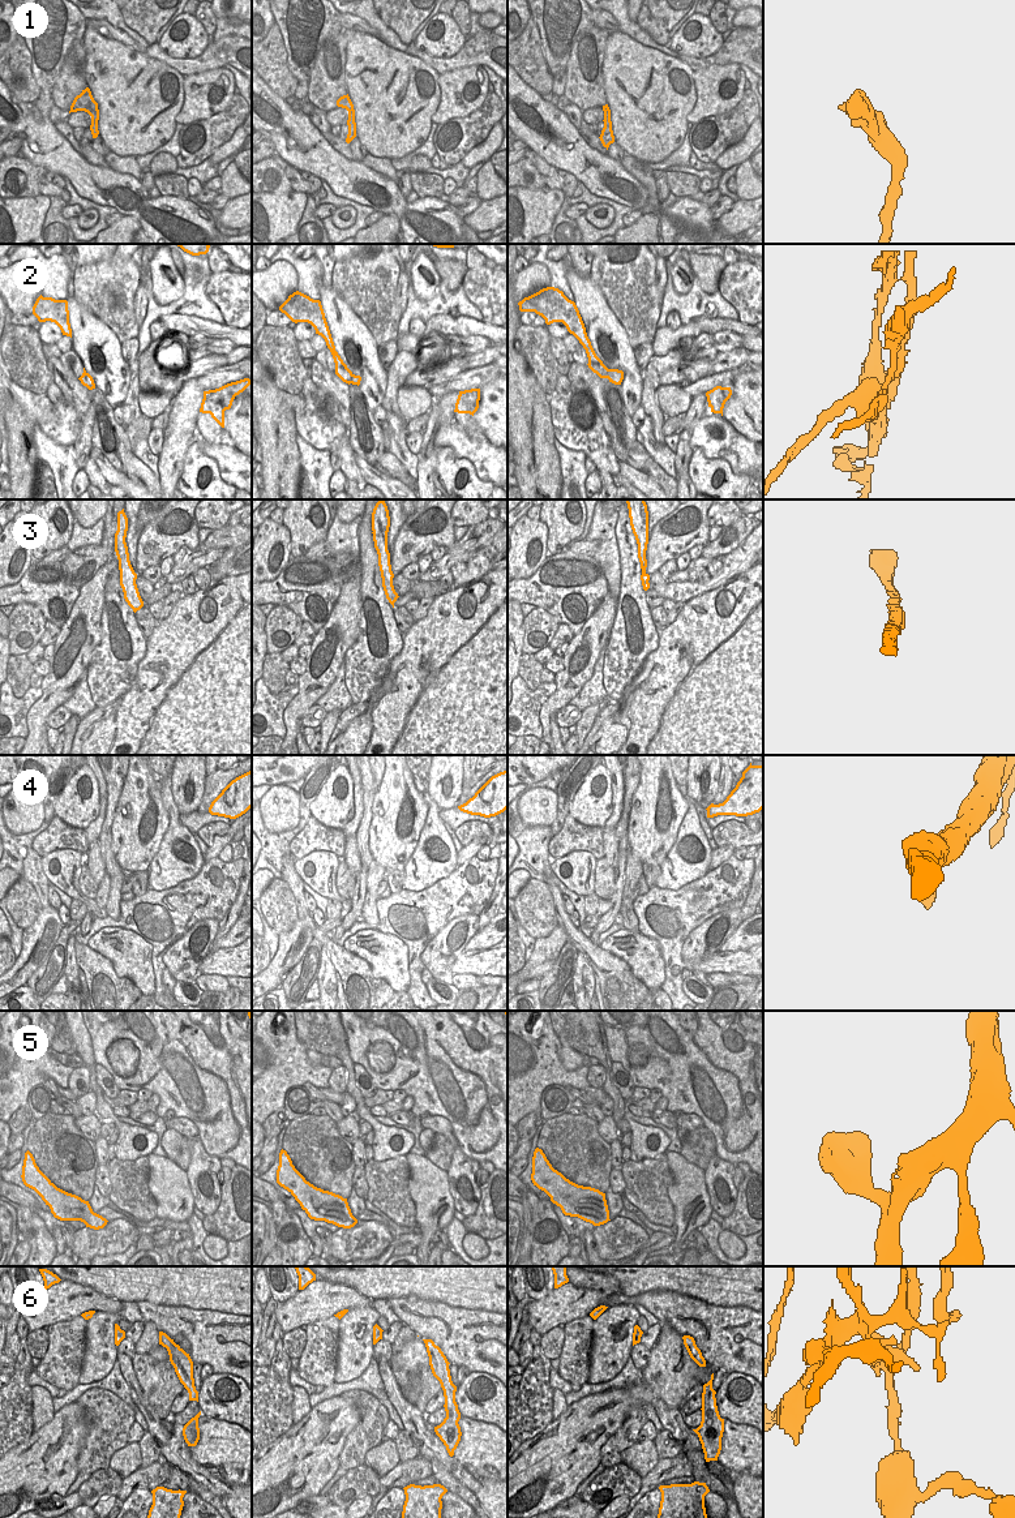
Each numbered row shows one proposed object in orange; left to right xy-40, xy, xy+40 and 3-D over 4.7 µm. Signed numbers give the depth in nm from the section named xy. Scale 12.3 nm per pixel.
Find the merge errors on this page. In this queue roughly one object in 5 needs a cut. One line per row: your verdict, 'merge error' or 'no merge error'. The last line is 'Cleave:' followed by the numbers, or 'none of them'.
1: no merge error
2: merge error
3: no merge error
4: no merge error
5: no merge error
6: merge error
Cleave: 2, 6

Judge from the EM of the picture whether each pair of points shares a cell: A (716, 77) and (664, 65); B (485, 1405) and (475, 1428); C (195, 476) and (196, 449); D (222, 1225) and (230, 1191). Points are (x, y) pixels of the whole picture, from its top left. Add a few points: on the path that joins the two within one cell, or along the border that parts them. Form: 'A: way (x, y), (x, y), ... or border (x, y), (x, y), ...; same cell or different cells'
A: border (692, 72), (696, 102); different cells
B: border (461, 1415), (493, 1424); different cells
C: way (195, 470), (195, 455); same cell
D: way (230, 1217), (230, 1199); same cell

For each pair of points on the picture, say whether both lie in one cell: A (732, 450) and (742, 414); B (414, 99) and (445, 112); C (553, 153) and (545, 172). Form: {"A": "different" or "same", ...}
{"A": "different", "B": "different", "C": "different"}

